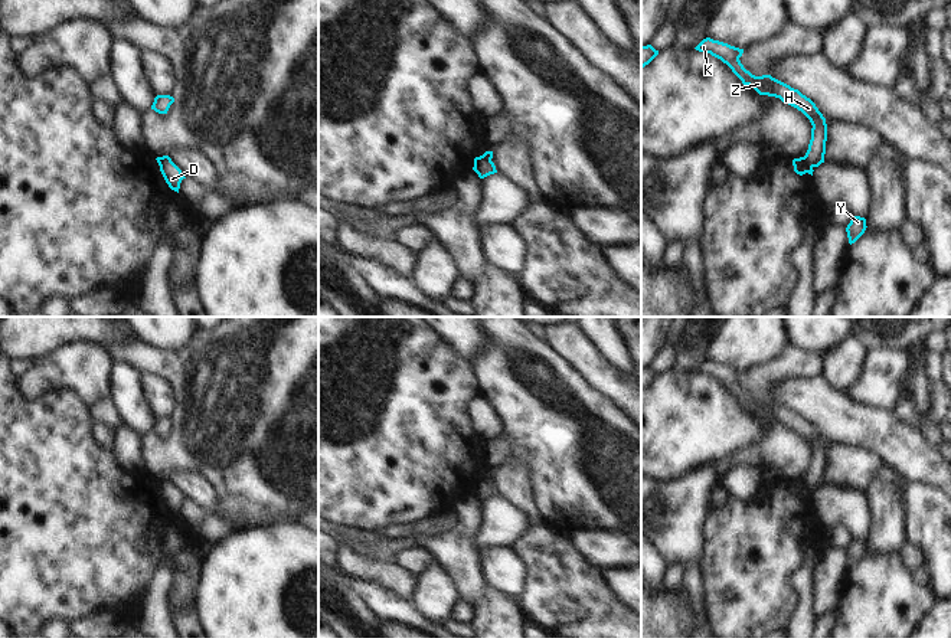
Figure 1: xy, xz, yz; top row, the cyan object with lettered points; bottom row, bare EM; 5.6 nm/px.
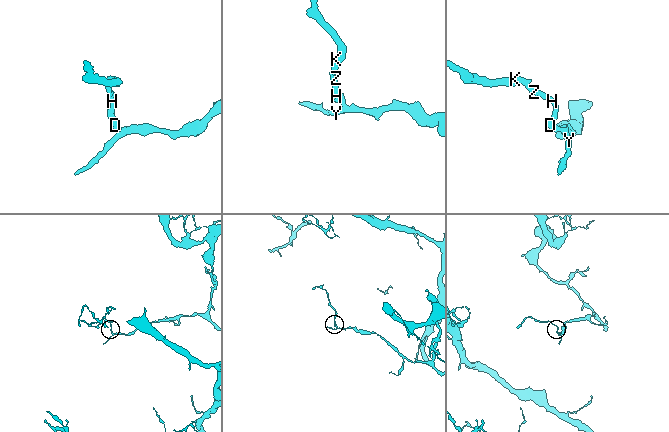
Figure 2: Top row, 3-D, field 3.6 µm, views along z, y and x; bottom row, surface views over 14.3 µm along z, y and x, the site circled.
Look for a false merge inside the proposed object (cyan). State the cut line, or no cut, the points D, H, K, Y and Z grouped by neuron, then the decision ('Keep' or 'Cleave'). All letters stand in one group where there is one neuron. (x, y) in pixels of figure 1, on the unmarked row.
Split along yz (803, 480), (811, 490). Groups: D Y / H K Z. Cleave

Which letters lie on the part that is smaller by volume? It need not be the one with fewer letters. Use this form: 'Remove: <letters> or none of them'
Remove: H, K, Z

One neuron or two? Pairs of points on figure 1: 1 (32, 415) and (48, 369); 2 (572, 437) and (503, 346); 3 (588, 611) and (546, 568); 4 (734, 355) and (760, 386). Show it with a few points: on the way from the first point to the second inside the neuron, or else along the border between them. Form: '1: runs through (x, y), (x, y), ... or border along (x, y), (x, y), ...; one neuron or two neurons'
1: border along (18, 378), (28, 399), (71, 391); two neurons
2: runs through (549, 414), (518, 373), (518, 369); one neuron
3: runs through (578, 601), (556, 578); one neuron
4: border along (778, 356), (767, 363), (754, 365), (744, 372); two neurons

